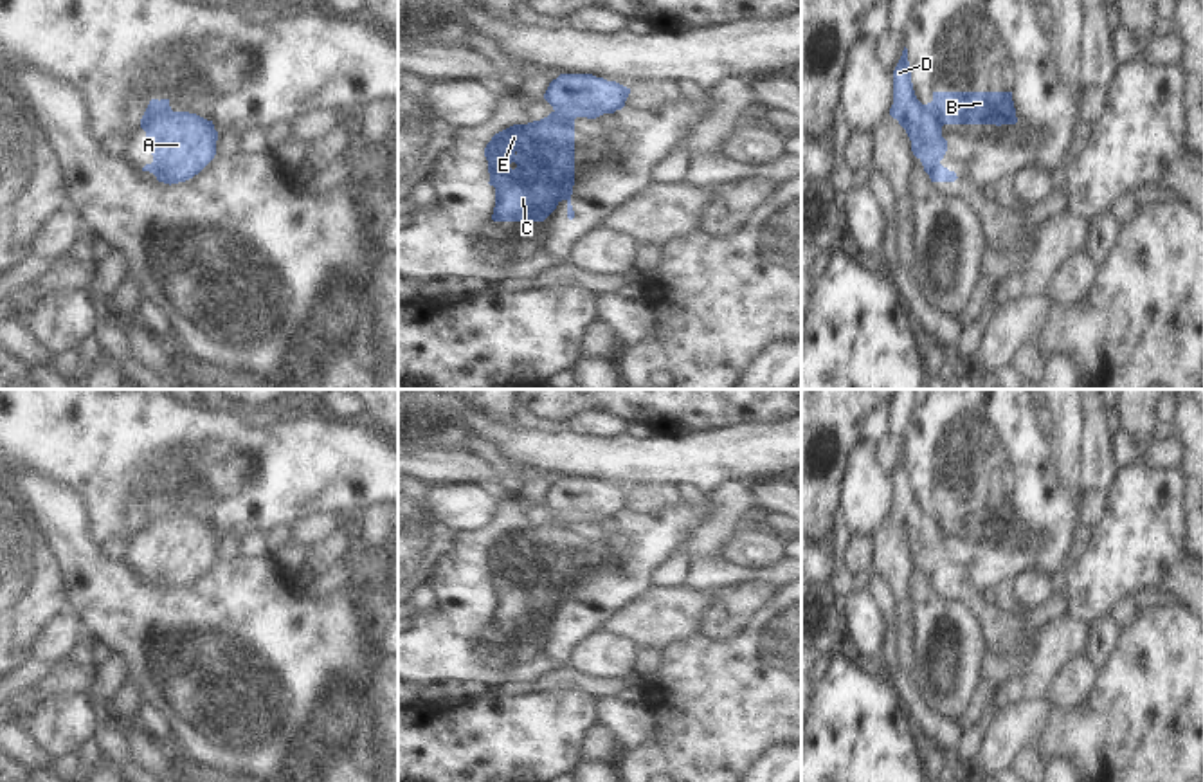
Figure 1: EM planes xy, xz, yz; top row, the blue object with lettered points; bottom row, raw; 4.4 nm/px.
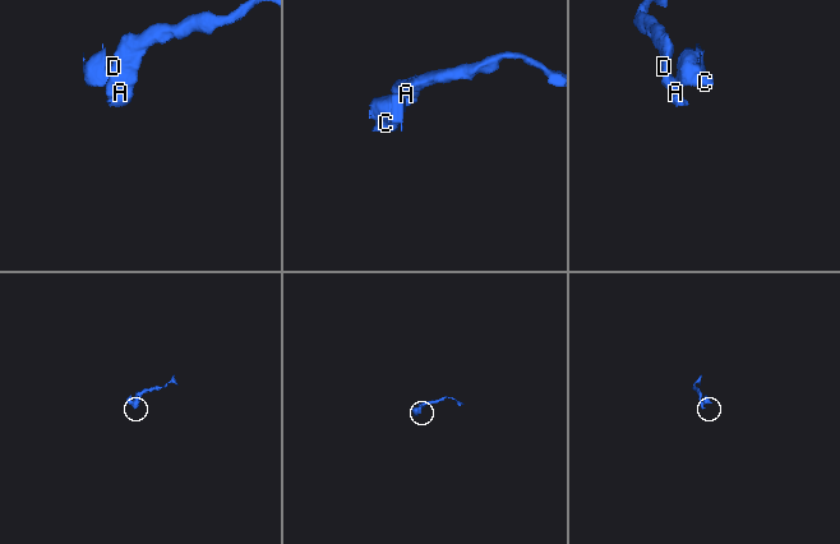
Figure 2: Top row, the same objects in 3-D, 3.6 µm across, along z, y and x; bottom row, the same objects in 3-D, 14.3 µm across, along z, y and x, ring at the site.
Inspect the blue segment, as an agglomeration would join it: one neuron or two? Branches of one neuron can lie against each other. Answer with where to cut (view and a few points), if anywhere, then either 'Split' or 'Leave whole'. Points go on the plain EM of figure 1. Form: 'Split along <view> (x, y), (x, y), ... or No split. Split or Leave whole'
Split along xy (170, 512), (141, 528). Split.

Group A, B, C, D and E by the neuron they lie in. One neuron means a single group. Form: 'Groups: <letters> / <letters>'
Groups: A D / B C E.

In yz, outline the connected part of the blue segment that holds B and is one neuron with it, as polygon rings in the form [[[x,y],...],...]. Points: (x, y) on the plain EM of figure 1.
[[[933,496],[933,505],[924,508],[940,530],[944,528],[1016,528],[1012,496]]]

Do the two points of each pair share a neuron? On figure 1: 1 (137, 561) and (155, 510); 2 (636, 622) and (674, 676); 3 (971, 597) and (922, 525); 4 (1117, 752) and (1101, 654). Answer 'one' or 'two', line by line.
1: two
2: two
3: one
4: two

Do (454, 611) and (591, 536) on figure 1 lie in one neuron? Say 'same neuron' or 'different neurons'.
same neuron

